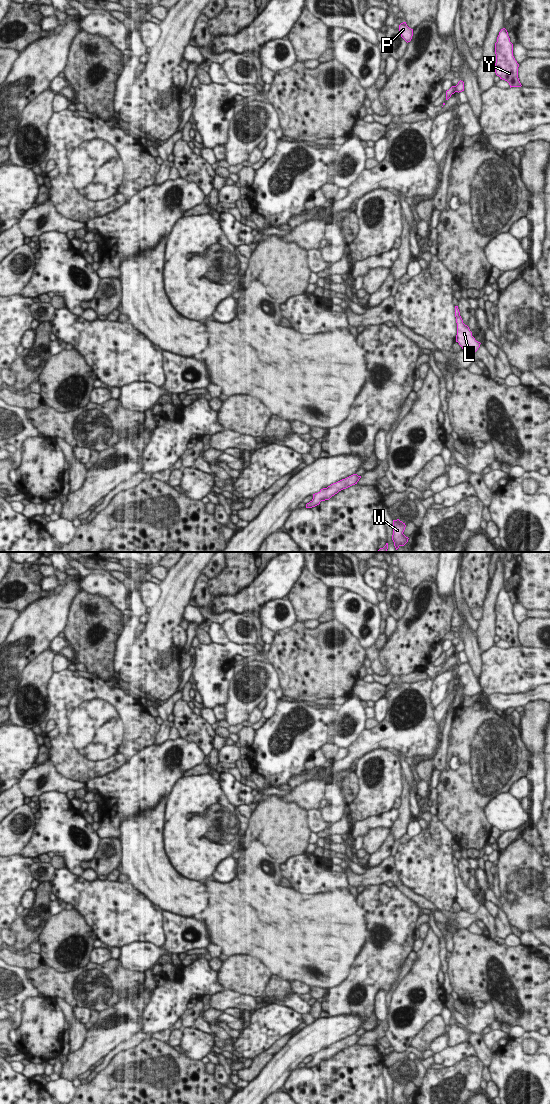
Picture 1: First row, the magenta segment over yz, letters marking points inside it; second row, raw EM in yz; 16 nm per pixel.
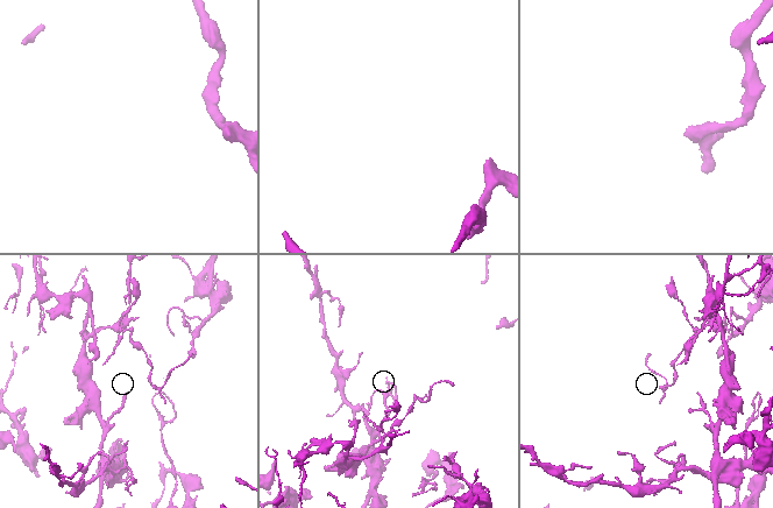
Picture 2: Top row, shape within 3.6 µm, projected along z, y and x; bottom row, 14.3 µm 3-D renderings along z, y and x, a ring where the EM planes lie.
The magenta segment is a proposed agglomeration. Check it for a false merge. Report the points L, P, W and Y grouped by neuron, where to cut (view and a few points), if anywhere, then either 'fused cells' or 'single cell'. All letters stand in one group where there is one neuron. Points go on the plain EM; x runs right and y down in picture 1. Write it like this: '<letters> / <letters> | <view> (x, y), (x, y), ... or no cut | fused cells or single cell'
L W Y / P | yz (453, 646), (455, 651) | fused cells

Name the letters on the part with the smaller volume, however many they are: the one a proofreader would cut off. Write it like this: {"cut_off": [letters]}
{"cut_off": ["P"]}

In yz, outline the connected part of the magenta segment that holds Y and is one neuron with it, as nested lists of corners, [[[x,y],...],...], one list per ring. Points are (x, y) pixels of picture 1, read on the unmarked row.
[[[501,589],[495,603],[496,629],[495,633],[500,639],[505,640],[511,647],[521,647],[518,638],[519,624],[513,616],[513,604],[510,602],[508,592]]]

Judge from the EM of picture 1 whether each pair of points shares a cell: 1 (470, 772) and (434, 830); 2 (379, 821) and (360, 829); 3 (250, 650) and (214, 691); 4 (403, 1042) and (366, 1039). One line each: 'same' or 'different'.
1: different
2: same
3: same
4: different

